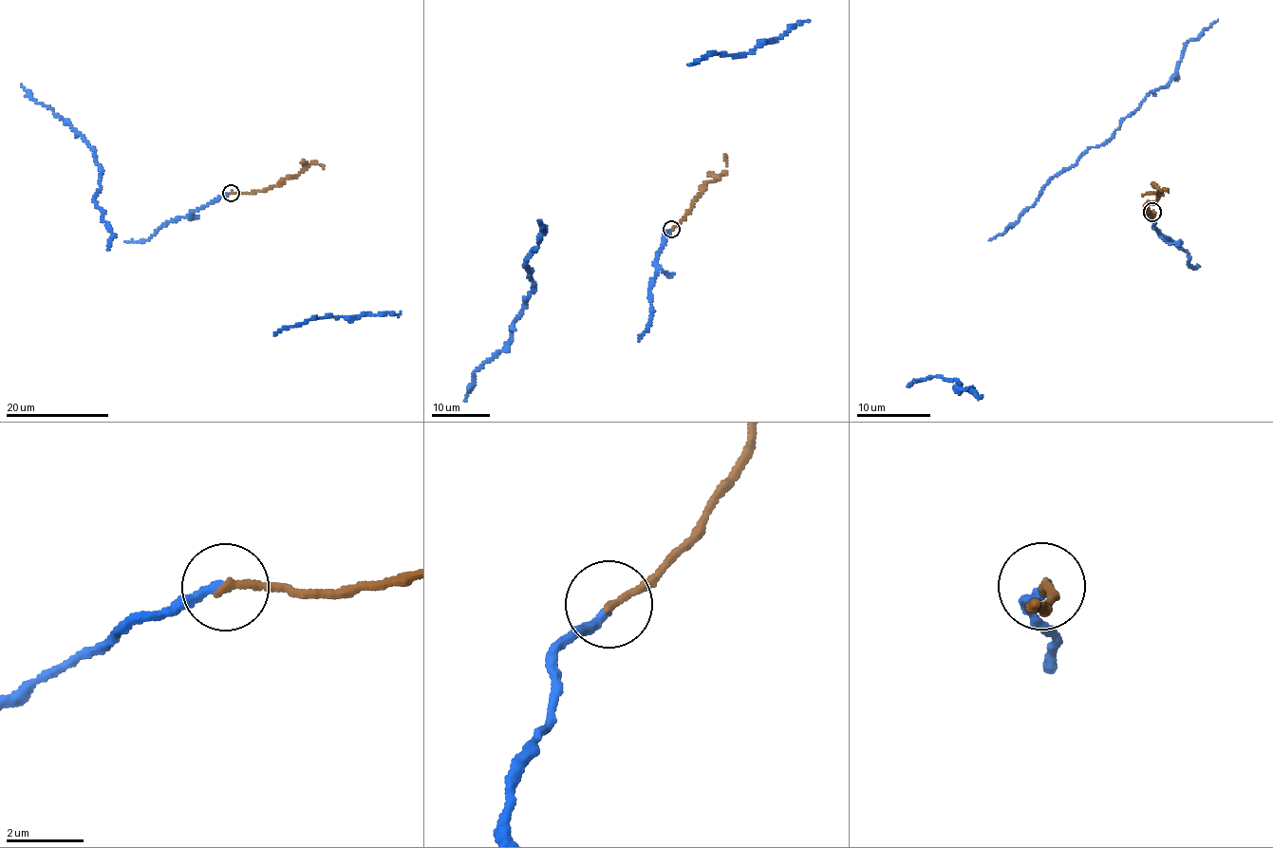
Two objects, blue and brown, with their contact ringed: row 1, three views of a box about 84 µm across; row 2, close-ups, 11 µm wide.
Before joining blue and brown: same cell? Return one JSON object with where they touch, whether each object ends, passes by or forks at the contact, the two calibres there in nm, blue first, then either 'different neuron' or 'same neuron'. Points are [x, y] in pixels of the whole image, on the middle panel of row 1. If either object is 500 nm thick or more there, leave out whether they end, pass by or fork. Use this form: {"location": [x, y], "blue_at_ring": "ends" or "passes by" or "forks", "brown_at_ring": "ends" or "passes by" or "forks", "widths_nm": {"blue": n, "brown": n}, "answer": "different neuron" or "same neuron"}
{"location": [671, 229], "blue_at_ring": "ends", "brown_at_ring": "ends", "widths_nm": {"blue": 220, "brown": 200}, "answer": "same neuron"}

